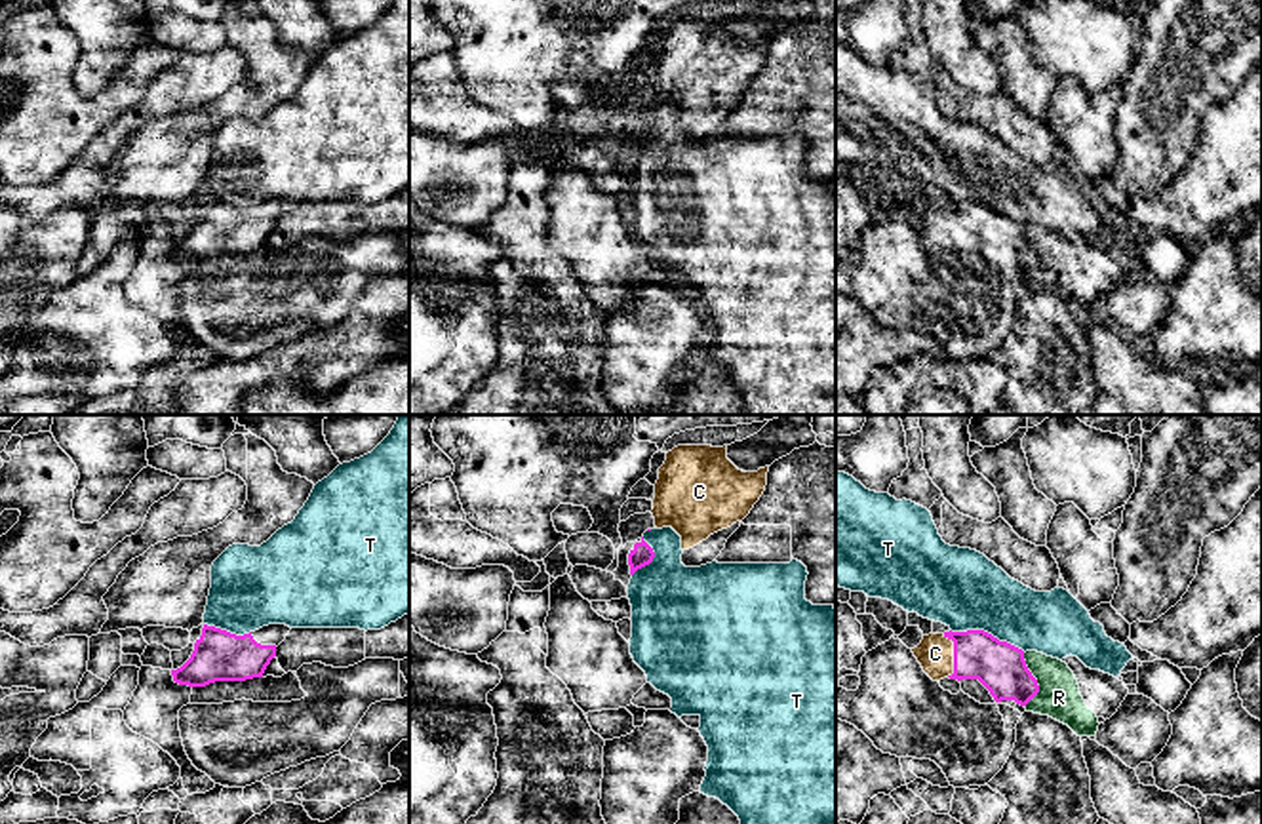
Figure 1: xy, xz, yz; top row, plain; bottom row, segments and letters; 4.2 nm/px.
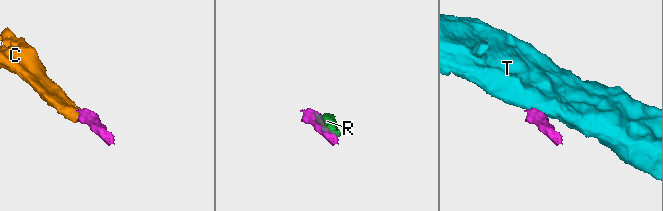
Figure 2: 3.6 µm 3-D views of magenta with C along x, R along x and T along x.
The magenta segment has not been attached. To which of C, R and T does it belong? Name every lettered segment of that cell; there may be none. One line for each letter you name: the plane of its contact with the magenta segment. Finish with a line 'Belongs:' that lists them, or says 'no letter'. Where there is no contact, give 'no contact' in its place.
C: yz
Belongs: C

